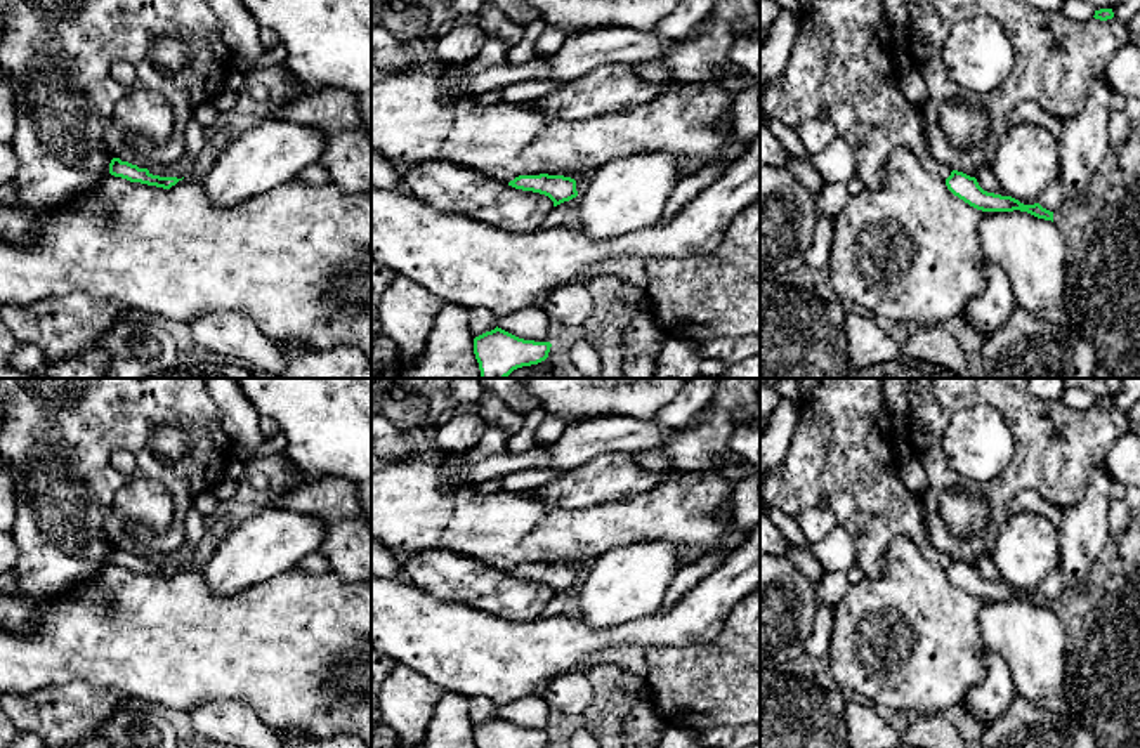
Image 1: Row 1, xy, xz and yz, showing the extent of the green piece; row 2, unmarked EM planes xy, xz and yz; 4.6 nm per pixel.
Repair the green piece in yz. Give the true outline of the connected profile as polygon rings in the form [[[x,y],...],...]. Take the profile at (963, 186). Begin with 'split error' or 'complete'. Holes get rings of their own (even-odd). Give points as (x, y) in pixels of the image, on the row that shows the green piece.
complete; [[[953,170],[951,175],[946,179],[947,189],[968,203],[970,207],[982,210],[982,212],[1027,212],[1038,219],[1052,220],[1053,212],[1043,208],[1039,203],[1024,205],[1012,196],[1001,196],[994,193],[984,191],[975,177],[970,177],[963,172]]]

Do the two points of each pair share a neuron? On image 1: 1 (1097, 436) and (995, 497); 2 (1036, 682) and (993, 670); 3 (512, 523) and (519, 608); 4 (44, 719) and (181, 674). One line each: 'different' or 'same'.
1: same
2: different
3: different
4: different

